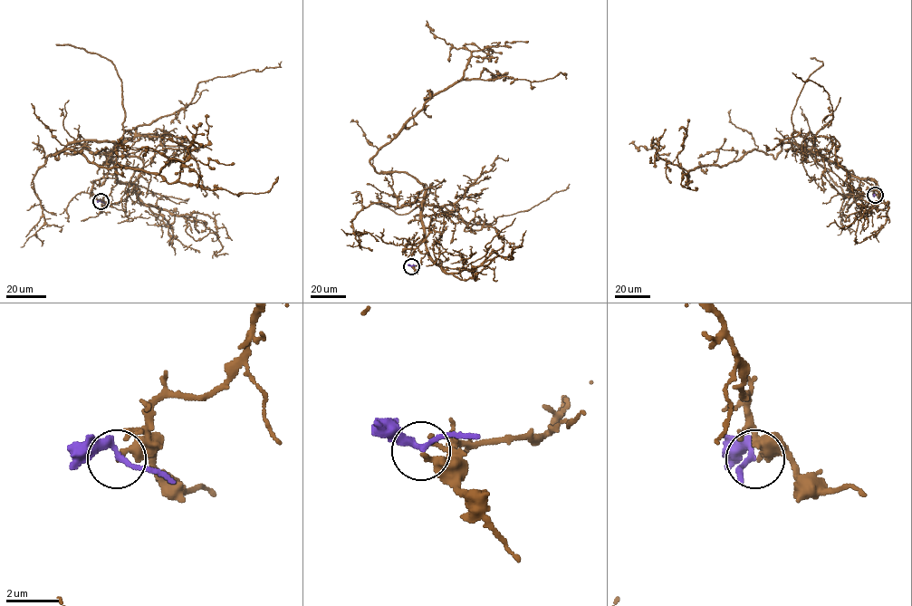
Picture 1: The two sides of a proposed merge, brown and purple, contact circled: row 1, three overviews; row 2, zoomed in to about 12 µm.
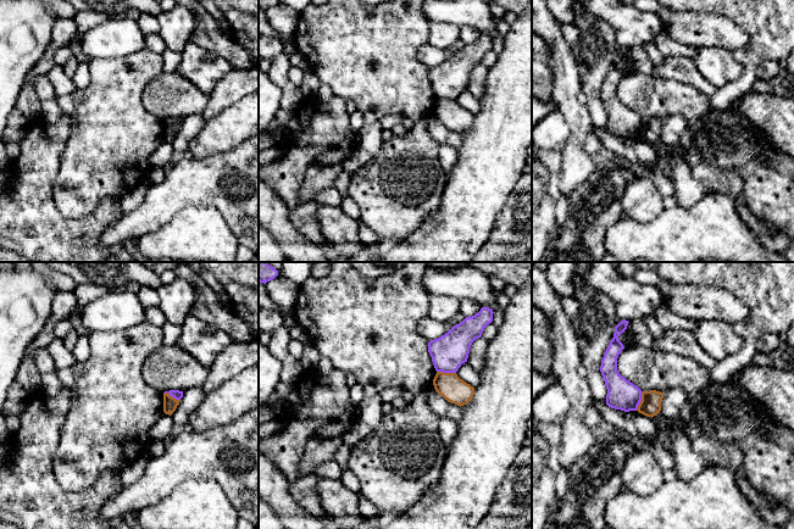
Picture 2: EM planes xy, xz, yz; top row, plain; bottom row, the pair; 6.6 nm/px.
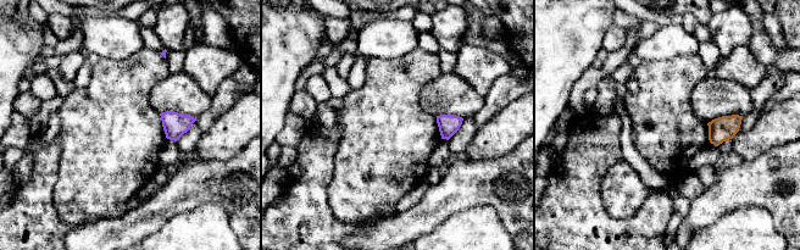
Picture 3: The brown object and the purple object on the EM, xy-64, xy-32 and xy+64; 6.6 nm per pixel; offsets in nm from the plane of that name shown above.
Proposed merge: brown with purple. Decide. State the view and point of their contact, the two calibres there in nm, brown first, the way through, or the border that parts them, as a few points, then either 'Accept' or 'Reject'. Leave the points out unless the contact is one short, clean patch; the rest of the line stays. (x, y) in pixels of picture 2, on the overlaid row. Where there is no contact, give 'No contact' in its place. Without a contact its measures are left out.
Touches brown at xz (447, 373). Thickness 170 nm (brown) against 240 nm. Boundary: xz (437, 371), (455, 373). Reject

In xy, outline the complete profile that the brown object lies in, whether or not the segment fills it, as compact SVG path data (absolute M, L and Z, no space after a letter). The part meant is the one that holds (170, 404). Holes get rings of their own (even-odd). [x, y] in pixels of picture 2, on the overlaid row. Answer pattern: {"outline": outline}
{"outline": "M168 392L163 394L163 412L171 416L179 405L179 401L181 400L176 400Z"}

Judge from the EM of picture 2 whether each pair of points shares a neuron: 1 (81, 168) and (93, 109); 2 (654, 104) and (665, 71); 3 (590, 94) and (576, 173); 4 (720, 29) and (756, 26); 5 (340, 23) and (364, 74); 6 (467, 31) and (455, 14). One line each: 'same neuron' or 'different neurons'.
1: same neuron
2: different neurons
3: different neurons
4: different neurons
5: same neuron
6: different neurons

